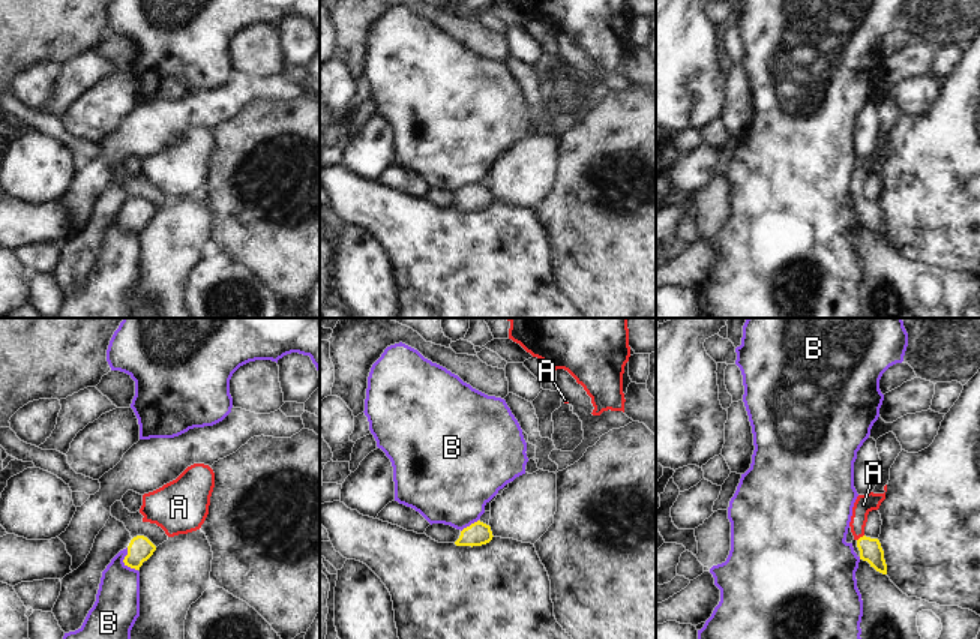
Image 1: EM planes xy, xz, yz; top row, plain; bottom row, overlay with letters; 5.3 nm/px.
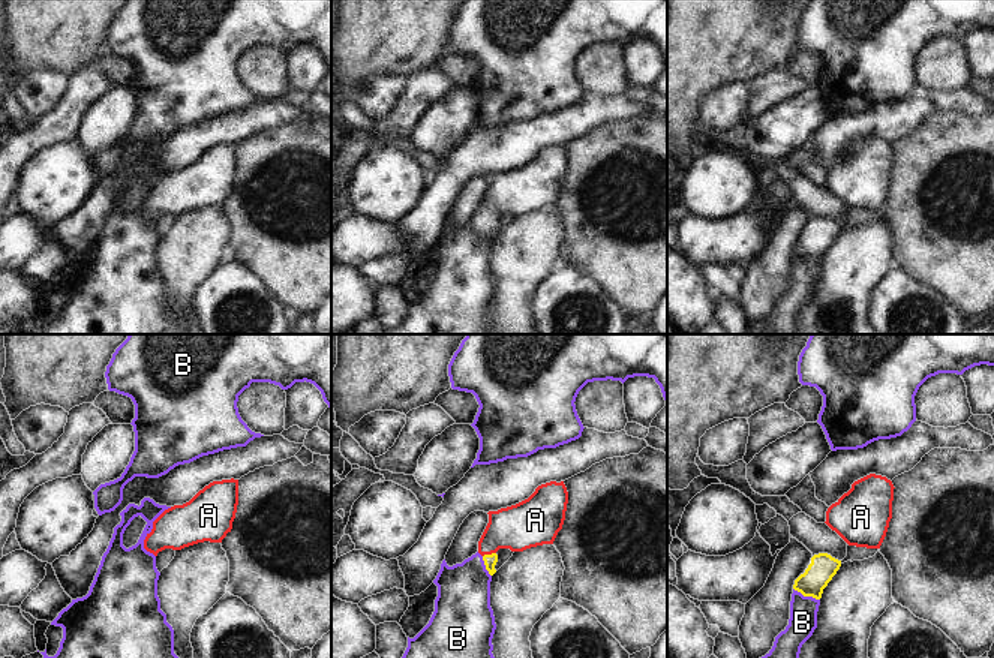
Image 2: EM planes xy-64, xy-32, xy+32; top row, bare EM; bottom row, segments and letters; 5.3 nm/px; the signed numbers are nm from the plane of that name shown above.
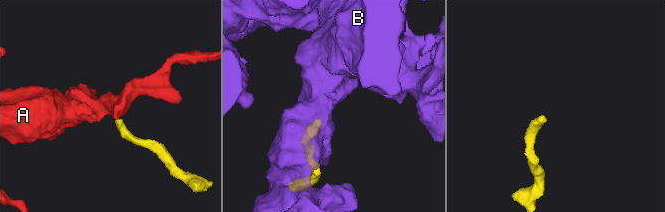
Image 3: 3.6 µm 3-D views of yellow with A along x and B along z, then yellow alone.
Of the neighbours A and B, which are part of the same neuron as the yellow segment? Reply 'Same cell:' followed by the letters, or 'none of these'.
Same cell: A

